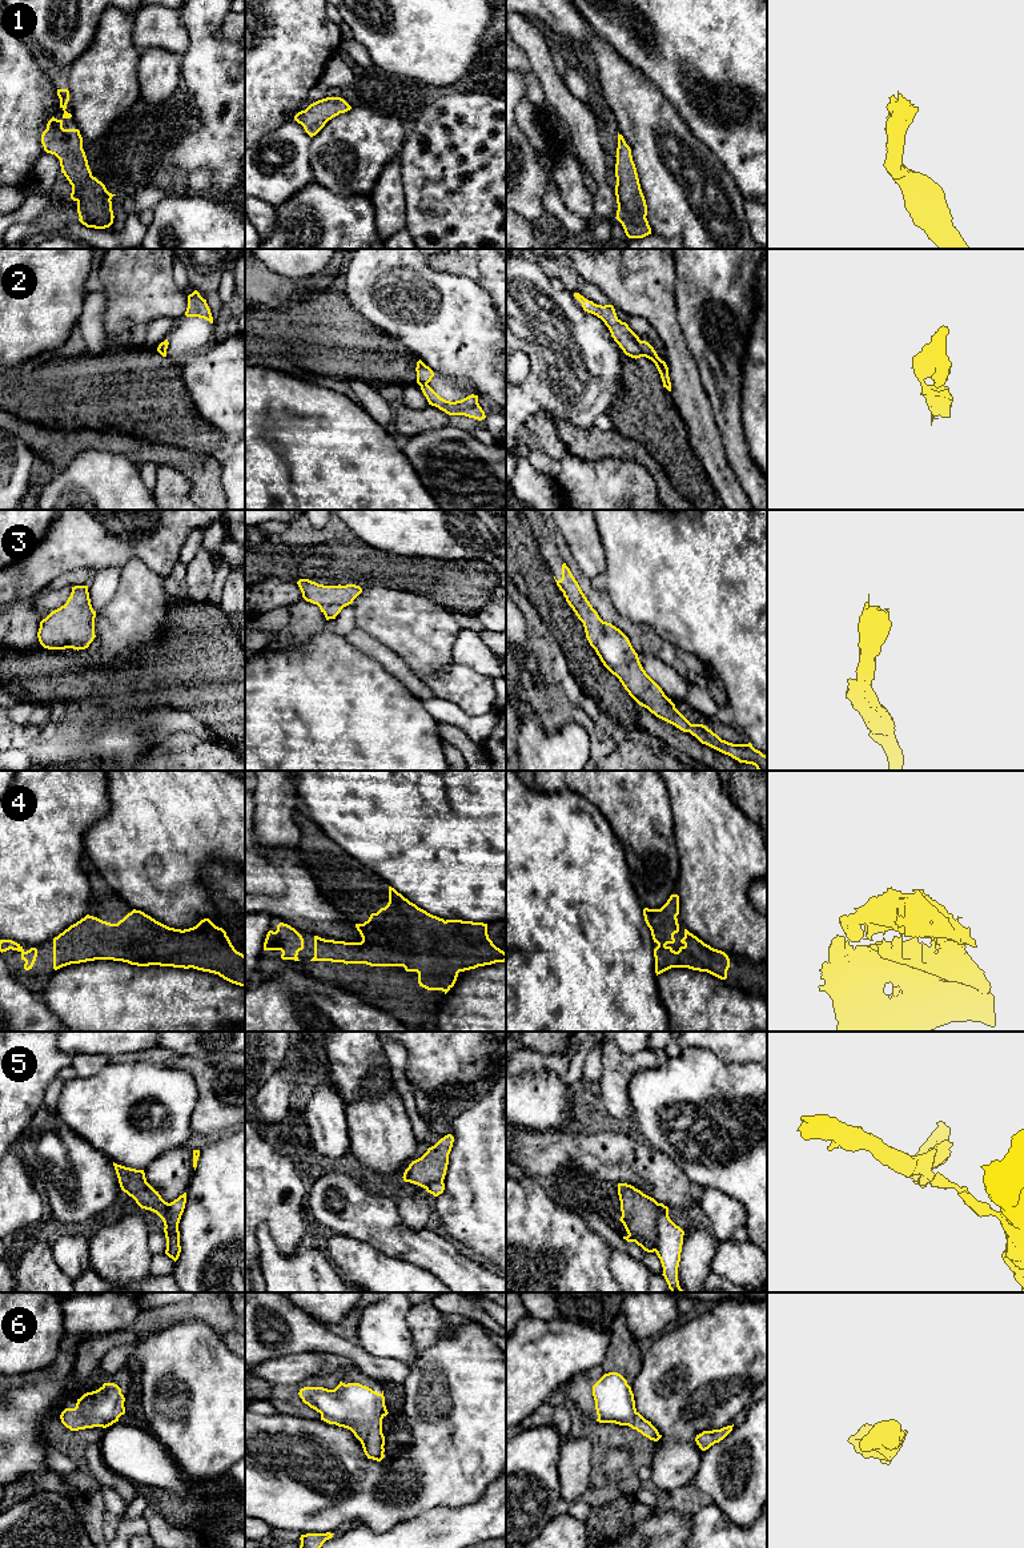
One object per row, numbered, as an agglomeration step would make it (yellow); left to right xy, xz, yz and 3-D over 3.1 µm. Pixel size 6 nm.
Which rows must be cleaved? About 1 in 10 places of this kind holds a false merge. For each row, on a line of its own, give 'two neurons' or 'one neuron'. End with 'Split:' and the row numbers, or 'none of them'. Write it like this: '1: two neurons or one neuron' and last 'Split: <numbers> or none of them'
1: one neuron
2: one neuron
3: one neuron
4: one neuron
5: two neurons
6: one neuron
Split: 5

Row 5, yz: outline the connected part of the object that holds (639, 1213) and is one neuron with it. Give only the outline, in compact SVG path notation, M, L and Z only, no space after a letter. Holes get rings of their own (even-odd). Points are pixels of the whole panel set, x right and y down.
M618 1183L618 1195L621 1201L621 1222L623 1223L627 1242L635 1242L647 1253L654 1253L658 1239L658 1202L627 1183Z

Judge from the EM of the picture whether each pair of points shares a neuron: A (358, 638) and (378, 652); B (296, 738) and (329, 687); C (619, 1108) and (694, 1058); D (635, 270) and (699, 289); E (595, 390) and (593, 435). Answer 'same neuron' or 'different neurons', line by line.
A: same neuron
B: same neuron
C: different neurons
D: different neurons
E: different neurons

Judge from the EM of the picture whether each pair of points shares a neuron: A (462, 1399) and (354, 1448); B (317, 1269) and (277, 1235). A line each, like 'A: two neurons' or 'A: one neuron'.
A: one neuron
B: two neurons

